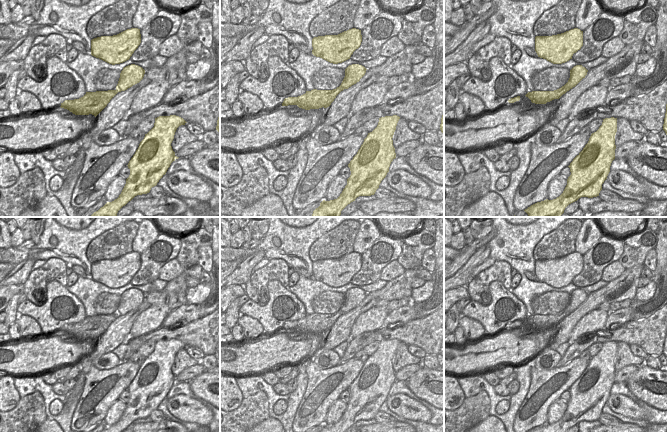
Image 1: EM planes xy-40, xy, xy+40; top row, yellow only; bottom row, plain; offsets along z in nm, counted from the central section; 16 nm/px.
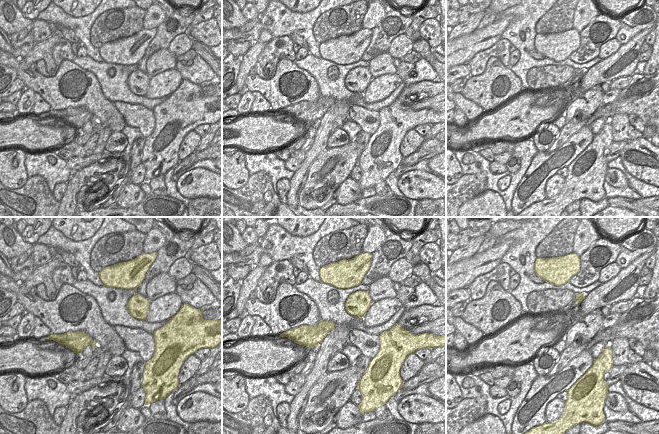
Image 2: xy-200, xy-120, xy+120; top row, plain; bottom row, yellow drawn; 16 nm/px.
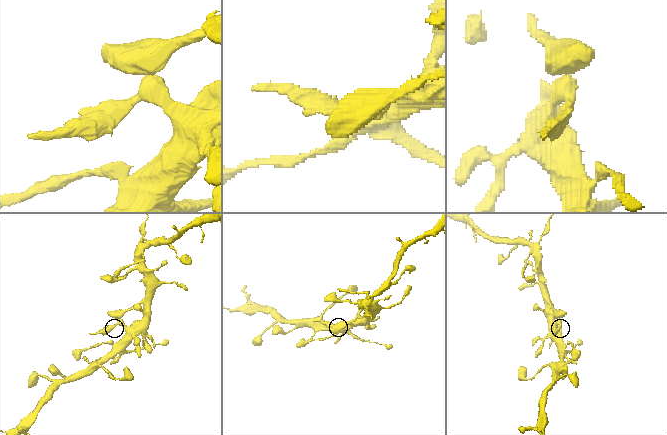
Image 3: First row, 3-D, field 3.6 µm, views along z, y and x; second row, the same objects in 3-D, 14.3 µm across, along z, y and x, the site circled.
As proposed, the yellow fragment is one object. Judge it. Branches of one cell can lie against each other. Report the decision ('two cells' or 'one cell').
two cells

